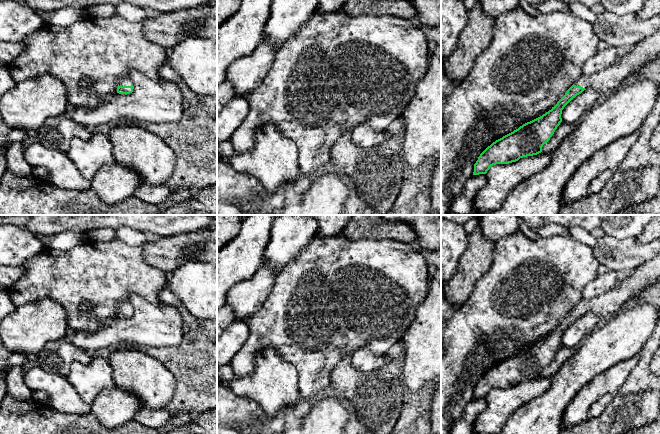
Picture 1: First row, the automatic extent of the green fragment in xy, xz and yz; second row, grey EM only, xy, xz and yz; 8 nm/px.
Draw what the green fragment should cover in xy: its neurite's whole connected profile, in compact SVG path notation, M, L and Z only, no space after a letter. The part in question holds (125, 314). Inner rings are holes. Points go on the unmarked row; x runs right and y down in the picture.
M124 301L119 304L117 317L127 319L127 318L132 317L133 313L134 313L134 310L129 301Z

